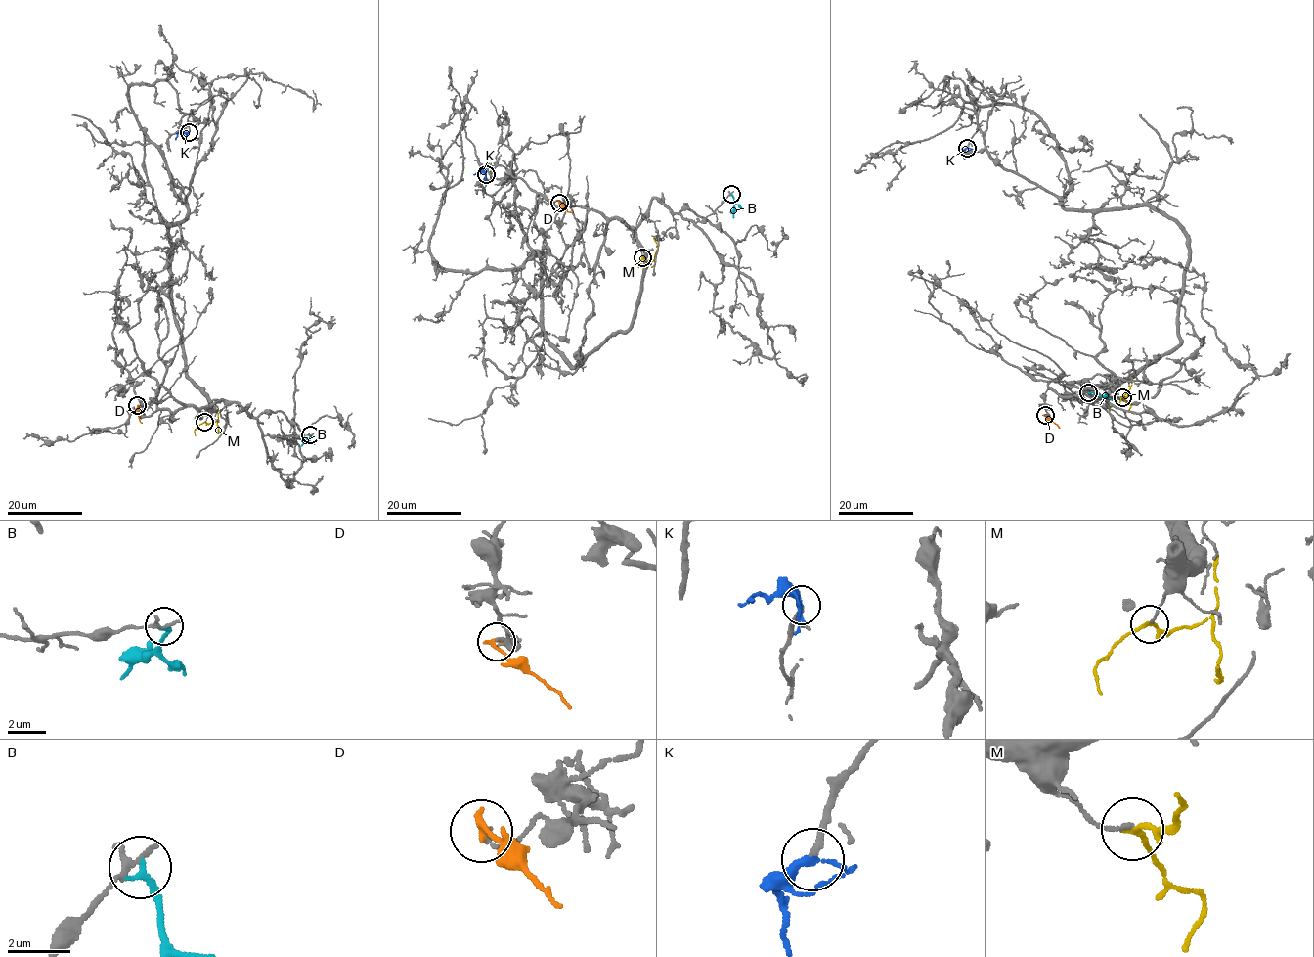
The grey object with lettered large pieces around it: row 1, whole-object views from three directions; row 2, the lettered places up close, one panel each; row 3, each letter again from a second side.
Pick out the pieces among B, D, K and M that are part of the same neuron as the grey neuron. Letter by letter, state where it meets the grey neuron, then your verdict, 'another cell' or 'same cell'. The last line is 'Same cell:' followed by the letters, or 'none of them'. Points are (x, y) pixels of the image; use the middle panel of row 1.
B: meets grey at (731, 194); another cell
D: meets grey at (559, 203); another cell
K: meets grey at (486, 174); same cell
M: meets grey at (642, 257); another cell
Same cell: K

